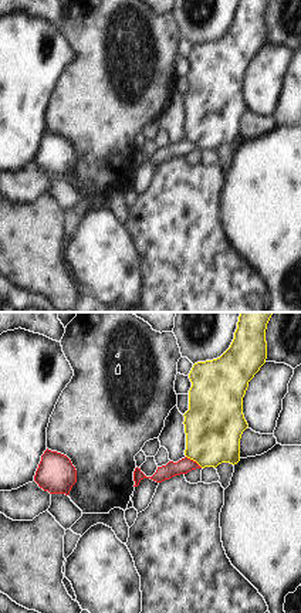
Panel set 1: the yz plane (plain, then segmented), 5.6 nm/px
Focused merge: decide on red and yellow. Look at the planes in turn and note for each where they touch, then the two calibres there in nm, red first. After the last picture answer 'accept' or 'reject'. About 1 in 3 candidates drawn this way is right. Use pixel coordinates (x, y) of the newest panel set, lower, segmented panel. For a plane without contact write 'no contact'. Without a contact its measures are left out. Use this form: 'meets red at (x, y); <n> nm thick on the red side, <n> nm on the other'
meets red at (195, 461); 90 nm thick on the red side, 340 nm on the other

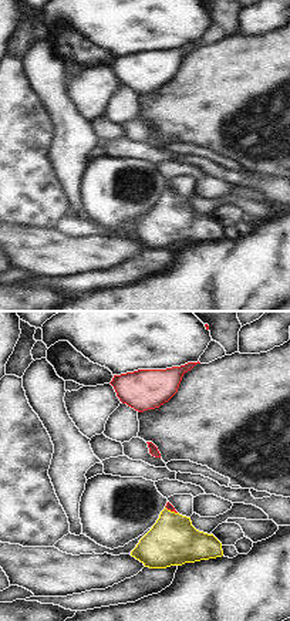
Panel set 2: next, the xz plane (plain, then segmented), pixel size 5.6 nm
meets red at (171, 510); 40 nm thick on the red side, 280 nm on the other

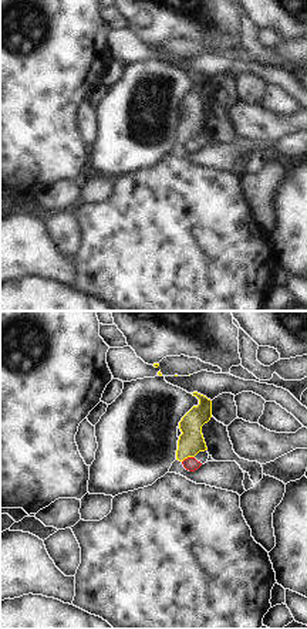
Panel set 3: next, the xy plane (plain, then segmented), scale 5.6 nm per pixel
meets red at (188, 457); 80 nm thick on the red side, 150 nm on the other

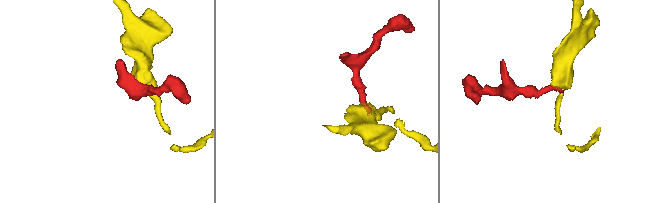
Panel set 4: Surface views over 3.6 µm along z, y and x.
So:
reject

